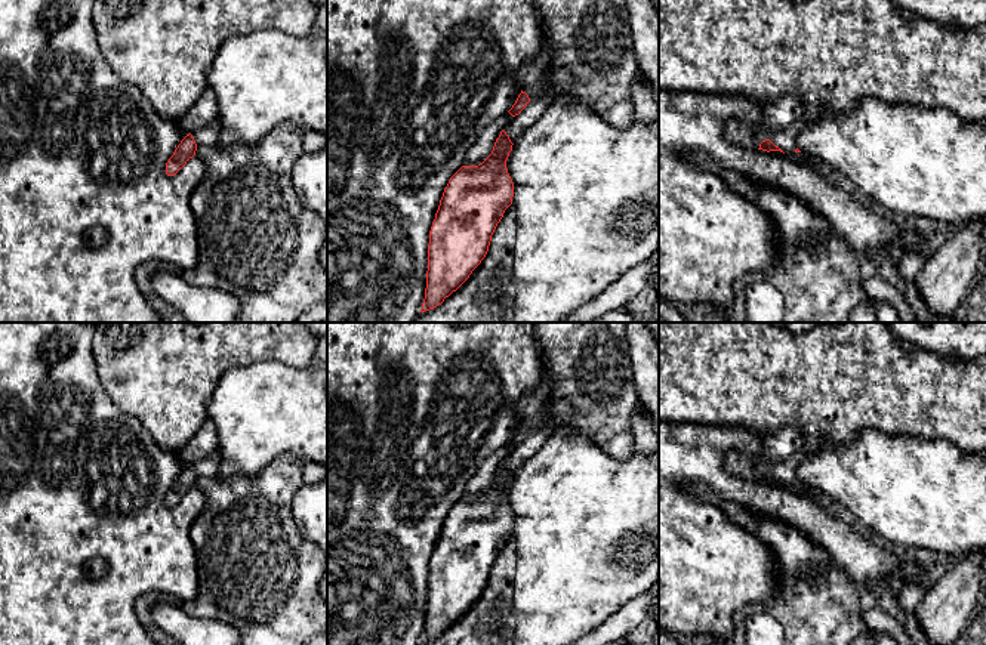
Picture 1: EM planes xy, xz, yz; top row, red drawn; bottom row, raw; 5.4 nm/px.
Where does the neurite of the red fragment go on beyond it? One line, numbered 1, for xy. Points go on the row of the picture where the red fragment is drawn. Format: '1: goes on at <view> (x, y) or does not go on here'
1: goes on at xy (206, 136)

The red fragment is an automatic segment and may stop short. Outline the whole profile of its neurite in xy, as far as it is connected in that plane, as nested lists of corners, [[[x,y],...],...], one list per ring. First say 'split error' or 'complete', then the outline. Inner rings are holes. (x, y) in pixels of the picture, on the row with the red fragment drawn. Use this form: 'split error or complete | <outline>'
split error | [[[216,120],[187,135],[166,163],[166,175],[175,176],[187,164],[187,161],[195,155],[198,146],[216,145],[219,129],[221,126]]]

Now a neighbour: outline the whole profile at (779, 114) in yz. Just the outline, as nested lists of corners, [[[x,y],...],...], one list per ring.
[[[794,96],[762,101],[758,107],[762,114],[764,126],[770,130],[783,130],[805,117],[804,105]]]

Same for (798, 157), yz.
[[[757,149],[757,151],[761,152],[761,154],[765,154],[765,155],[776,155],[779,158],[788,158],[791,161],[801,163],[801,164],[813,164],[813,163],[816,163],[814,157],[807,155],[804,152],[789,152],[789,154],[785,152],[783,154],[780,151],[770,151],[770,152],[762,151],[762,149]]]

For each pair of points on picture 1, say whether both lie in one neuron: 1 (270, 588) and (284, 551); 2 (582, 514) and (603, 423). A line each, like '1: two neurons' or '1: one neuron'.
1: one neuron
2: two neurons

